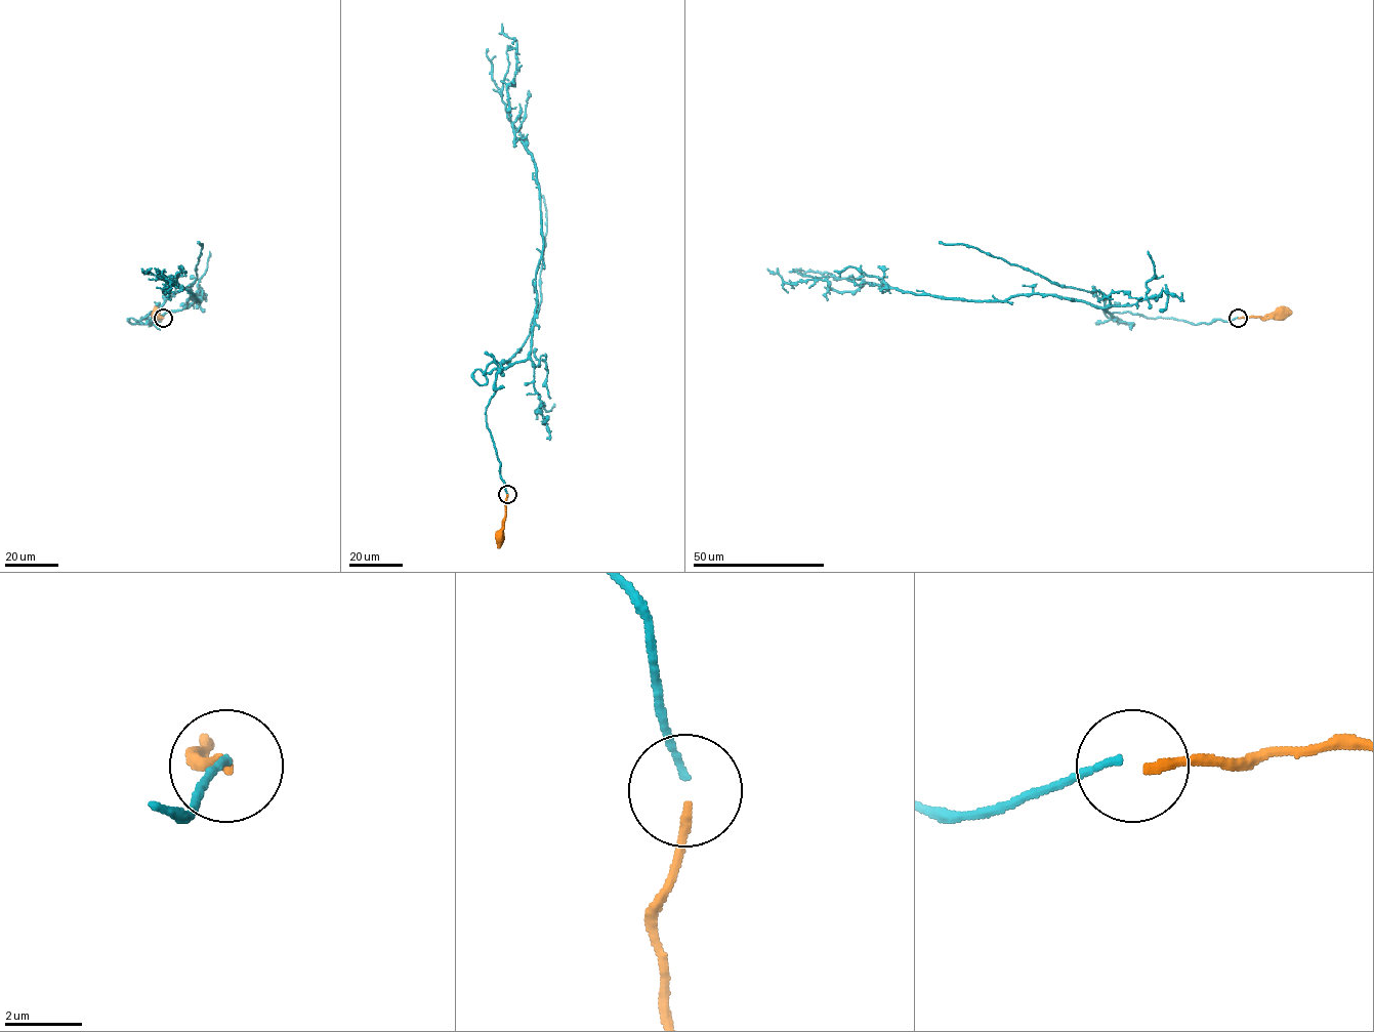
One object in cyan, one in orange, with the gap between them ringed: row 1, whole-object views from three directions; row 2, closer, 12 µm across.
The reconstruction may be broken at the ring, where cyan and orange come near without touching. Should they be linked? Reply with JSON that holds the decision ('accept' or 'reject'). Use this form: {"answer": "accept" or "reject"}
{"answer": "reject"}

